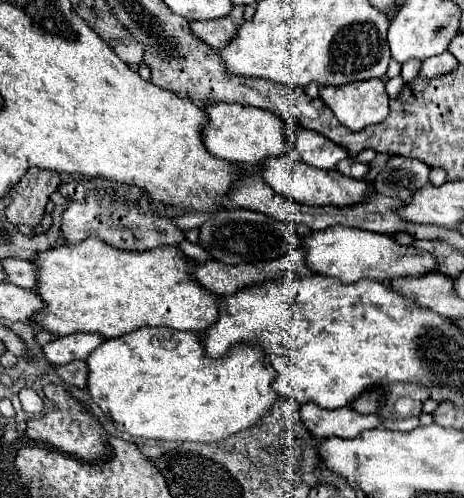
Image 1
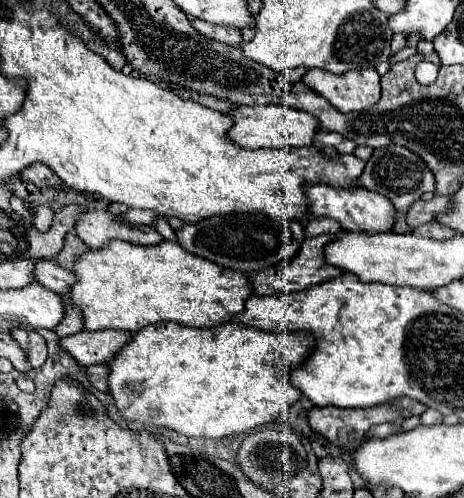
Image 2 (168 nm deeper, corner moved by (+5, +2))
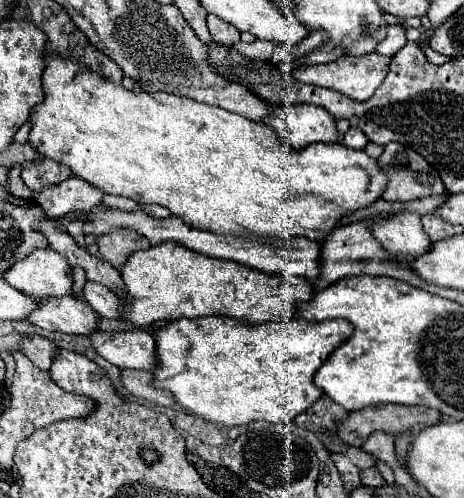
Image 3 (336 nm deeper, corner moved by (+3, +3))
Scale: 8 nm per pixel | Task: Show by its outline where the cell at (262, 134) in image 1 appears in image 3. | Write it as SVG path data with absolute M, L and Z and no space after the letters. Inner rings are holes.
M313 105L275 107L273 113L263 119L263 123L277 133L281 143L295 149L311 143L337 141L335 119L325 109L315 109Z

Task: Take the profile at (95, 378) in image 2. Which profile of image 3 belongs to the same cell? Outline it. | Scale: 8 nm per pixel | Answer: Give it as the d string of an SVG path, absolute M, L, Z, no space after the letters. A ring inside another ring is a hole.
M121 369L121 383L127 389L127 393L131 393L133 397L149 399L155 405L165 405L165 407L179 409L179 405L175 405L171 401L171 397L167 397L167 393L159 393L157 389L151 389L151 375L147 371Z

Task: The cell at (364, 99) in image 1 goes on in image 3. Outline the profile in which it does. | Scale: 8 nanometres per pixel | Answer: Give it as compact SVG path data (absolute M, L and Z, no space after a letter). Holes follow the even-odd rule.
M369 53L367 57L341 57L333 63L323 63L323 65L301 65L295 69L295 77L299 81L317 85L317 87L327 87L333 91L339 91L343 95L347 95L353 101L367 101L375 89L383 83L387 69L389 69L389 61L391 57L383 57L379 53Z

